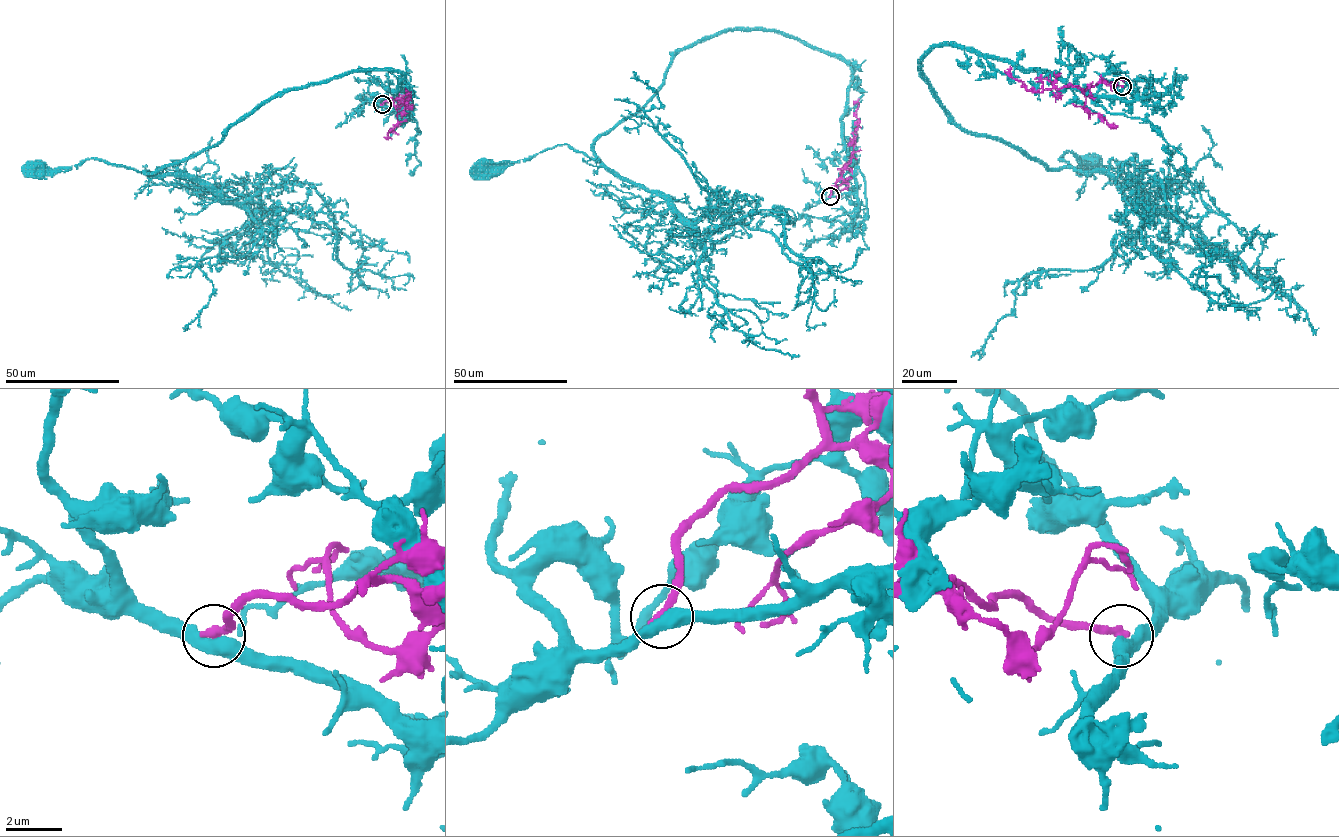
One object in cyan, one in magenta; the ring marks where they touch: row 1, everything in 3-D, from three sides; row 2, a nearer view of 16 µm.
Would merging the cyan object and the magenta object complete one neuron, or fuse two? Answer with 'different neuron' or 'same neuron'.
different neuron

